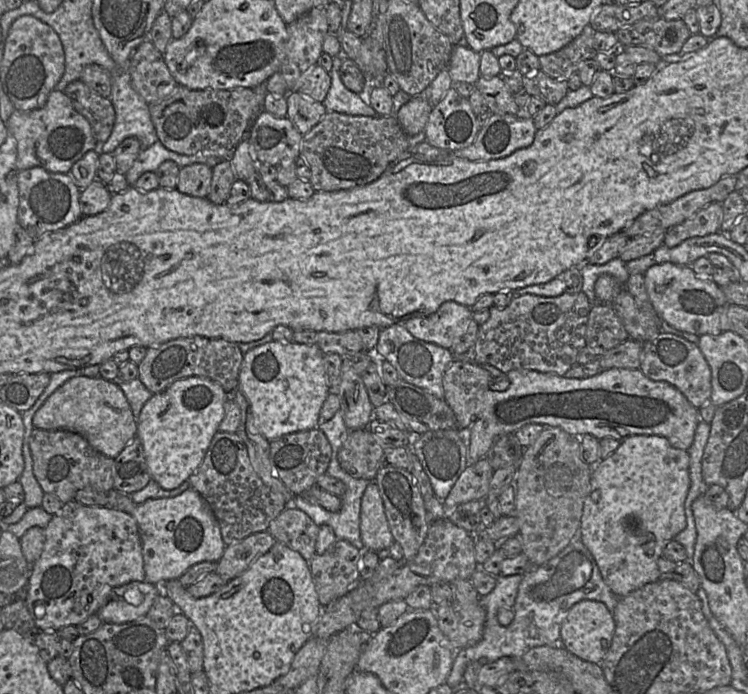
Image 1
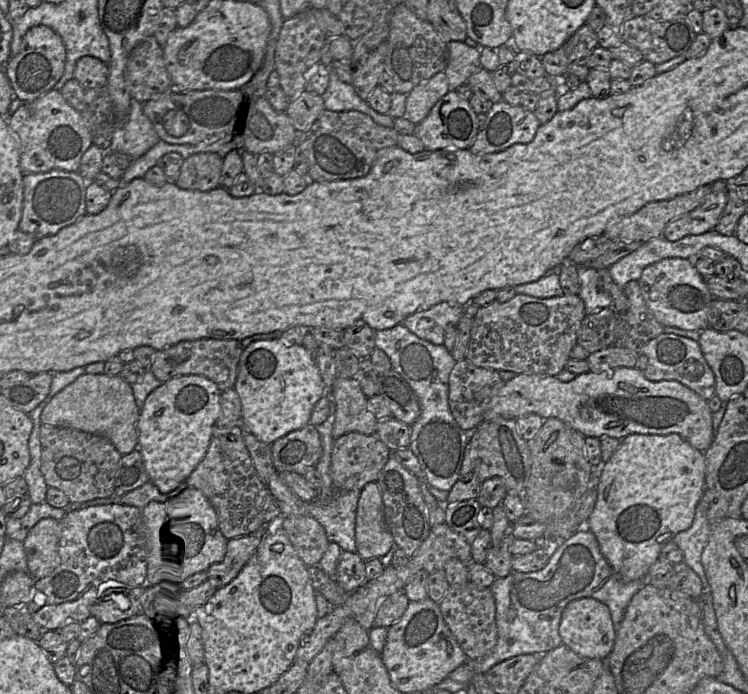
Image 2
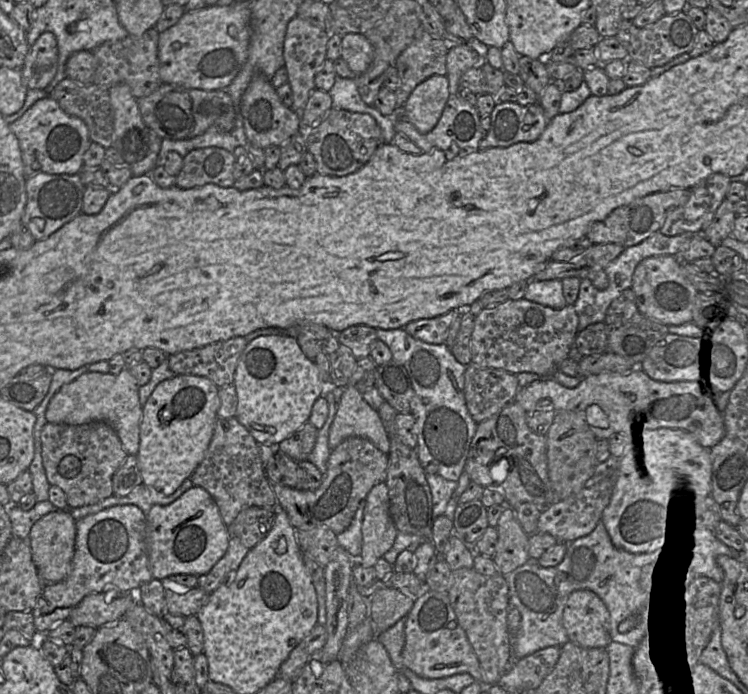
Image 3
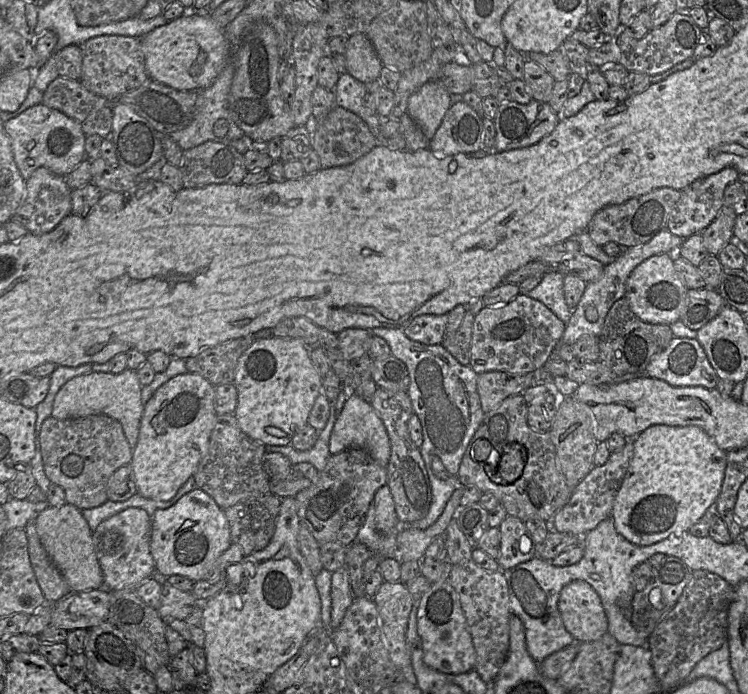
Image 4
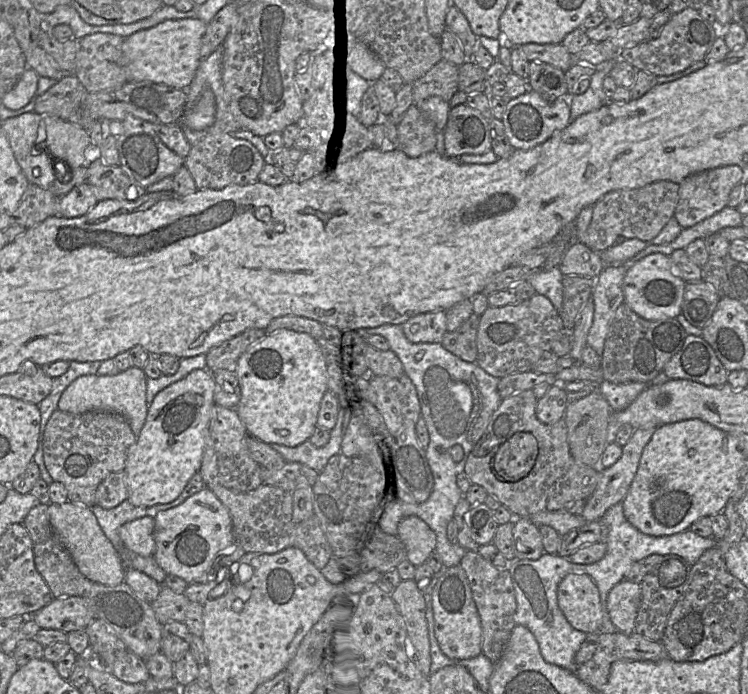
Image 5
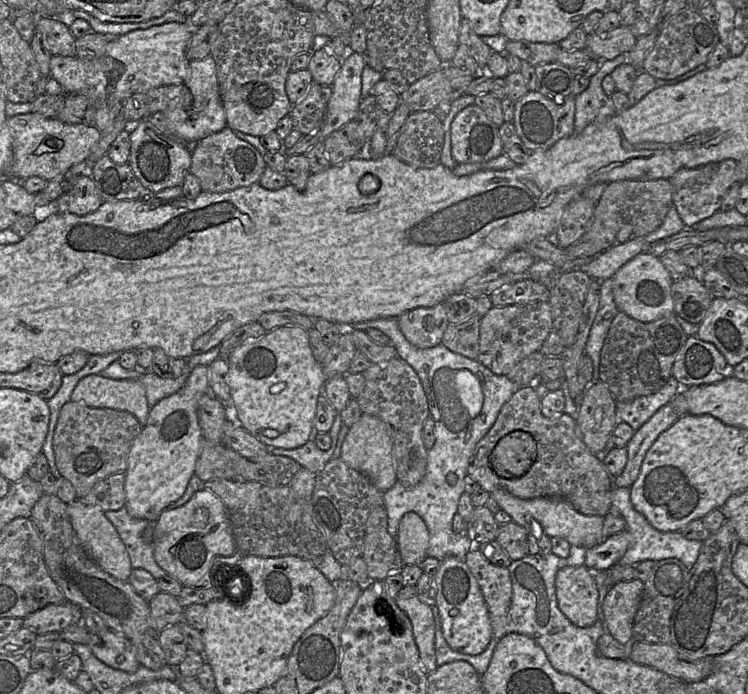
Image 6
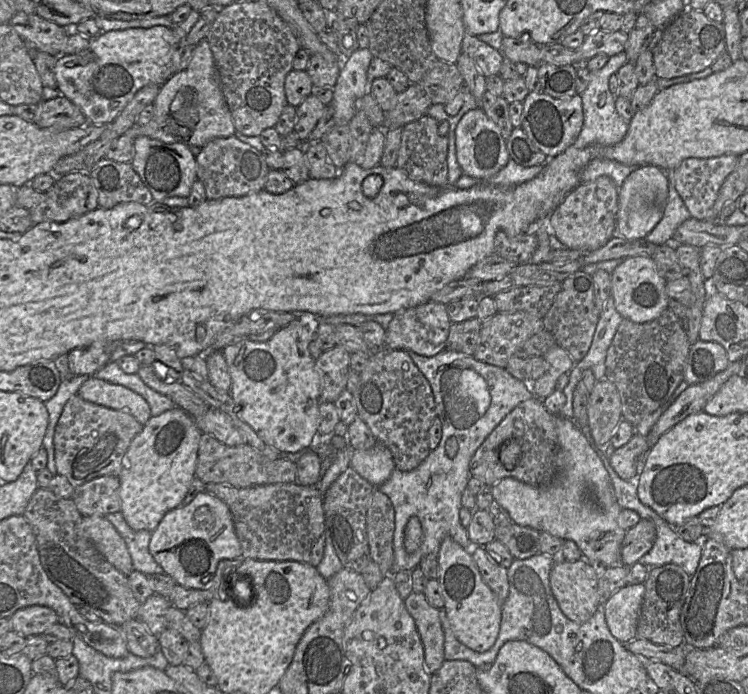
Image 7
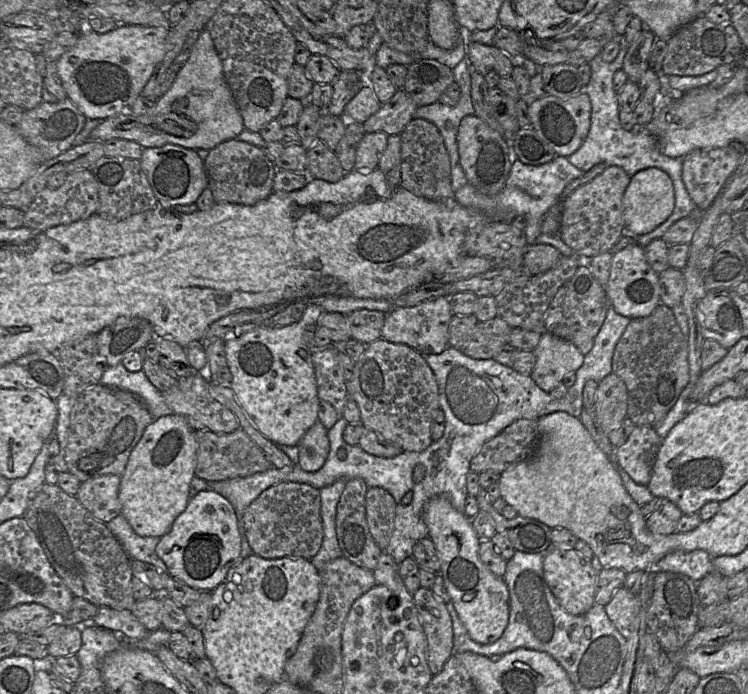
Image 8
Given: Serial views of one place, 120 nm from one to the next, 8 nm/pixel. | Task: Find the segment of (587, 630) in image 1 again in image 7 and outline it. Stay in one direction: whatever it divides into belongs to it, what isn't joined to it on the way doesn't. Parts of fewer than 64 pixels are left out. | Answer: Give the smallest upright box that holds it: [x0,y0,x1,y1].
[550,558,600,624]

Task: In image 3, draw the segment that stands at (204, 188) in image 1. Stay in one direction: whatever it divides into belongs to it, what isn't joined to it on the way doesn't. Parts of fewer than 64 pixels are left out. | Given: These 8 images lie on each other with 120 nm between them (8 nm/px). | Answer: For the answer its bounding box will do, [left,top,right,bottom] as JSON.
[176,146,236,189]

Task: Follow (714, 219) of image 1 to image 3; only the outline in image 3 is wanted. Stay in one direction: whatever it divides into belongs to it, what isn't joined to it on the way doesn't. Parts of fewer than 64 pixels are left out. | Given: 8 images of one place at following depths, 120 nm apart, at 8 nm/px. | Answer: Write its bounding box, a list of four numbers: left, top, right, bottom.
[660,173,731,236]

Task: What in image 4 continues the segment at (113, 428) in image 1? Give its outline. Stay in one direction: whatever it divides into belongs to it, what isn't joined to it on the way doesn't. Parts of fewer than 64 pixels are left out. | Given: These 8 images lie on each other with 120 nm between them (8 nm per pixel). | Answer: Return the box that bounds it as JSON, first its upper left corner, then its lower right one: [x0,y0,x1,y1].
[51,368,144,448]

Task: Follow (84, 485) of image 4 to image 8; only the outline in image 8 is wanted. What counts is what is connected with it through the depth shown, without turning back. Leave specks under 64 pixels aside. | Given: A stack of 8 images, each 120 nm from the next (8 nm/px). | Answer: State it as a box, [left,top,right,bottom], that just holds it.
[65,383,152,482]

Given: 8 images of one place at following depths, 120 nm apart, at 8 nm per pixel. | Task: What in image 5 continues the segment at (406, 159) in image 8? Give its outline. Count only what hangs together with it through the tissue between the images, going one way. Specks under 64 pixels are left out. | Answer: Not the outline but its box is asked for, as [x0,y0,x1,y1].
[397,104,437,158]

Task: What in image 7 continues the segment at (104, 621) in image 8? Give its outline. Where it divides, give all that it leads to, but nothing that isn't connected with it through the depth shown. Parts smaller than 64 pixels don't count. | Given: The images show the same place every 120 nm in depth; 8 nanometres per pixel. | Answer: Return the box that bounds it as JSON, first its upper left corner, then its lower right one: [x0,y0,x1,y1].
[119,619,160,658]

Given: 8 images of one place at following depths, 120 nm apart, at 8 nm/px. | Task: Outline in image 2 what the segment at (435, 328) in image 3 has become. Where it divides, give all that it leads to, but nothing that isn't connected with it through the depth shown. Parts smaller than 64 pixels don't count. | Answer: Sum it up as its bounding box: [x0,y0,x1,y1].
[402,302,464,345]

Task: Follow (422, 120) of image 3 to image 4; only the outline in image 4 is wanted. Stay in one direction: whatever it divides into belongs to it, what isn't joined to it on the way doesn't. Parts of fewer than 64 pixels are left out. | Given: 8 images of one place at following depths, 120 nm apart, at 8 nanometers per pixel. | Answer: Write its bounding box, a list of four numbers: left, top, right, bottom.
[407,80,452,140]

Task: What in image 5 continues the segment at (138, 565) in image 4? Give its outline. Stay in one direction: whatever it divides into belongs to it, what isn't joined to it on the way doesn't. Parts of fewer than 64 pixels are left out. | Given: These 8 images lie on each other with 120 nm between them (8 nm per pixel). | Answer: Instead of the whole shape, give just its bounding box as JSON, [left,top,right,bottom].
[119,516,154,557]

